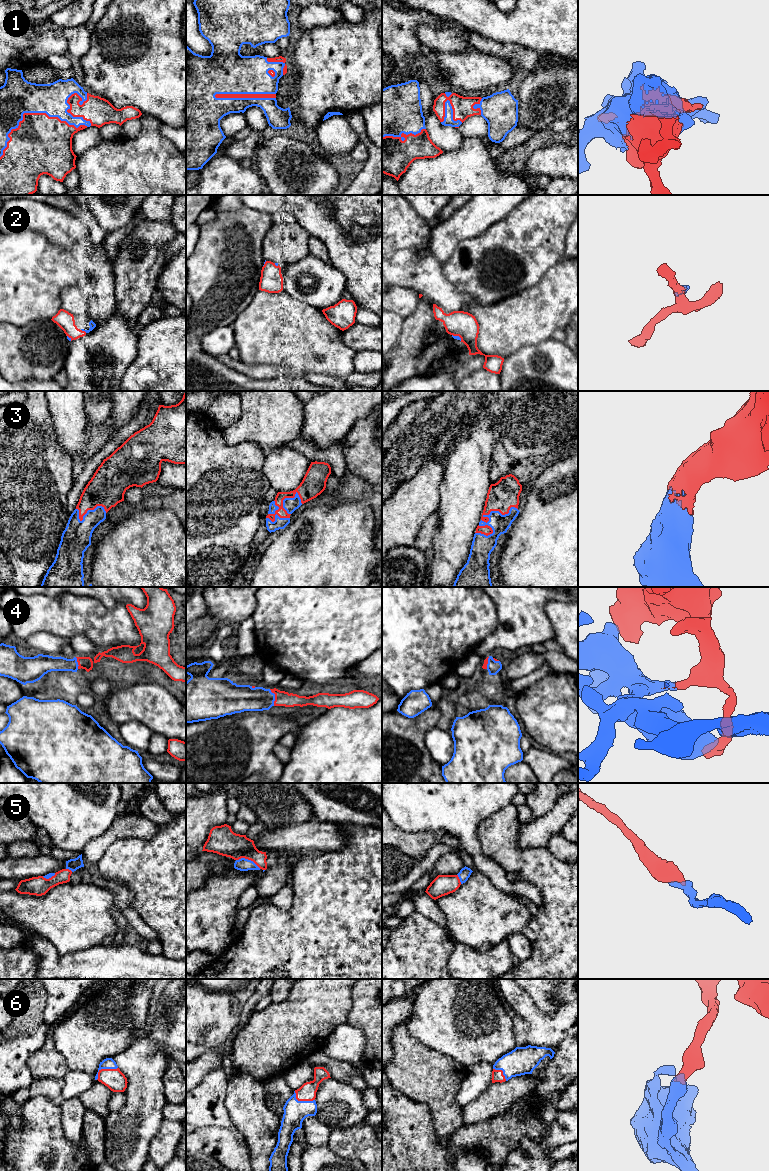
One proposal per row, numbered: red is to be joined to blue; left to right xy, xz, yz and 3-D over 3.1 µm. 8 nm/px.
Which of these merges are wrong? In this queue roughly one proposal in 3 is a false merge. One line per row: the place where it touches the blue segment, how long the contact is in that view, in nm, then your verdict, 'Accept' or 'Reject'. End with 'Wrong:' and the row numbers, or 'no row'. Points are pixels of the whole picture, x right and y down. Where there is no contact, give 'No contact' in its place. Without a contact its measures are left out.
1: Touches blue at xz (245, 98). Shared border 500 nm. Accept
2: Touches blue at xy (84, 330). Shared border 50 nm. Accept
3: Touches blue at yz (487, 516). Shared border 400 nm. Accept
4: Touches blue at xz (274, 697). Shared border 140 nm. Accept
5: Touches blue at xz (247, 859). Shared border 220 nm. Accept
6: Touches blue at xy (104, 1068). Shared border 200 nm. Accept
Wrong: no row

